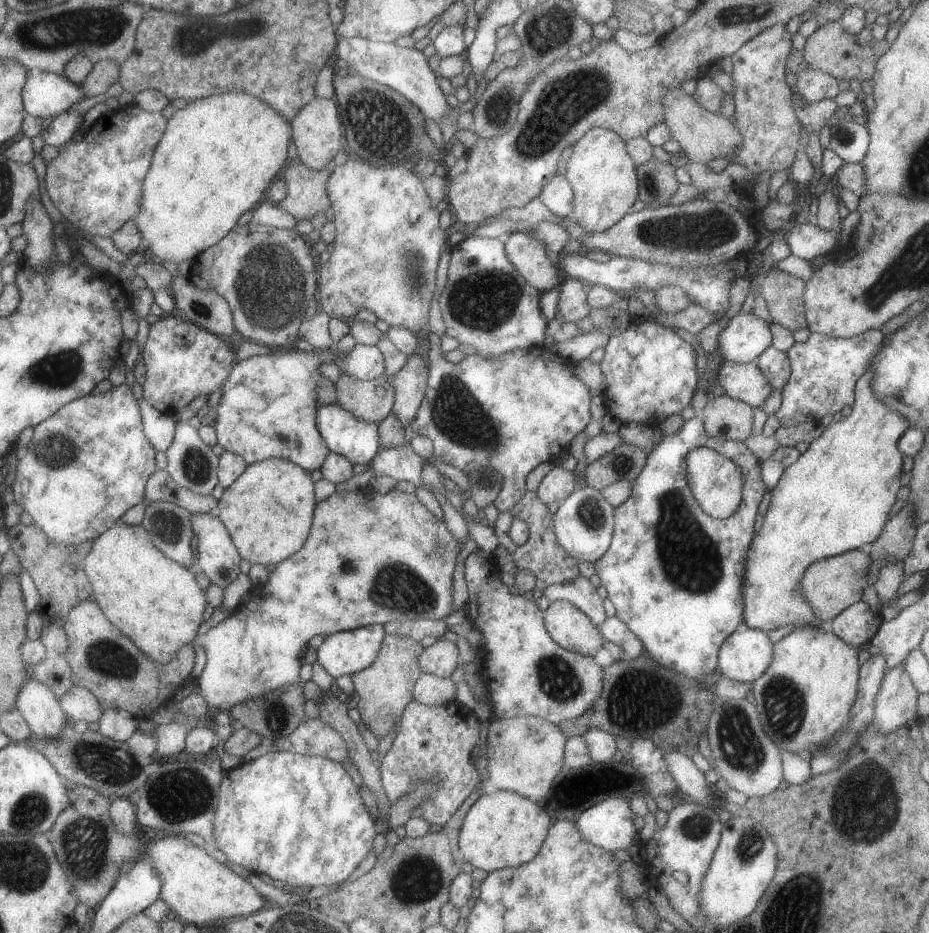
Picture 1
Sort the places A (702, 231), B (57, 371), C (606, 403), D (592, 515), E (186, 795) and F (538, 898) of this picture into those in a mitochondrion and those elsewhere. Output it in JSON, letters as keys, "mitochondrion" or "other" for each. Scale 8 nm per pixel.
{"A":"mitochondrion","B":"mitochondrion","C":"other","D":"mitochondrion","E":"mitochondrion","F":"other"}

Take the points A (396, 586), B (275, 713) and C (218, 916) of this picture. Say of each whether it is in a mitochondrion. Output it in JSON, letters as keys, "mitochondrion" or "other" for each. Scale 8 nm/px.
{"A":"mitochondrion","B":"mitochondrion","C":"other"}

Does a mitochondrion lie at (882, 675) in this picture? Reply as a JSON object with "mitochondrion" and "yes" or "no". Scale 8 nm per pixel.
{"mitochondrion":"no"}

